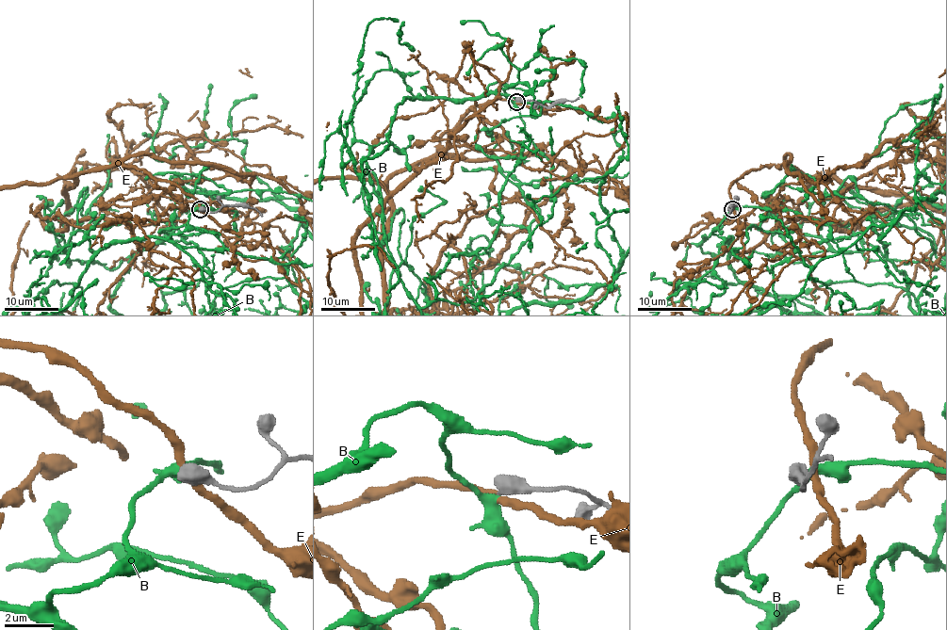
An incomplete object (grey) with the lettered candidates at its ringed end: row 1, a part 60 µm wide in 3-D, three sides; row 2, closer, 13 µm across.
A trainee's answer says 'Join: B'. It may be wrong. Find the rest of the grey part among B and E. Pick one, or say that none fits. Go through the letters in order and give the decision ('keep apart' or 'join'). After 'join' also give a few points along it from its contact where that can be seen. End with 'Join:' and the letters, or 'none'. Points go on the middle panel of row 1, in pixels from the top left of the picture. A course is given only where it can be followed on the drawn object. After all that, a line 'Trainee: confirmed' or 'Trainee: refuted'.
B: join
E: keep apart
Join: B
Trainee: confirmed

